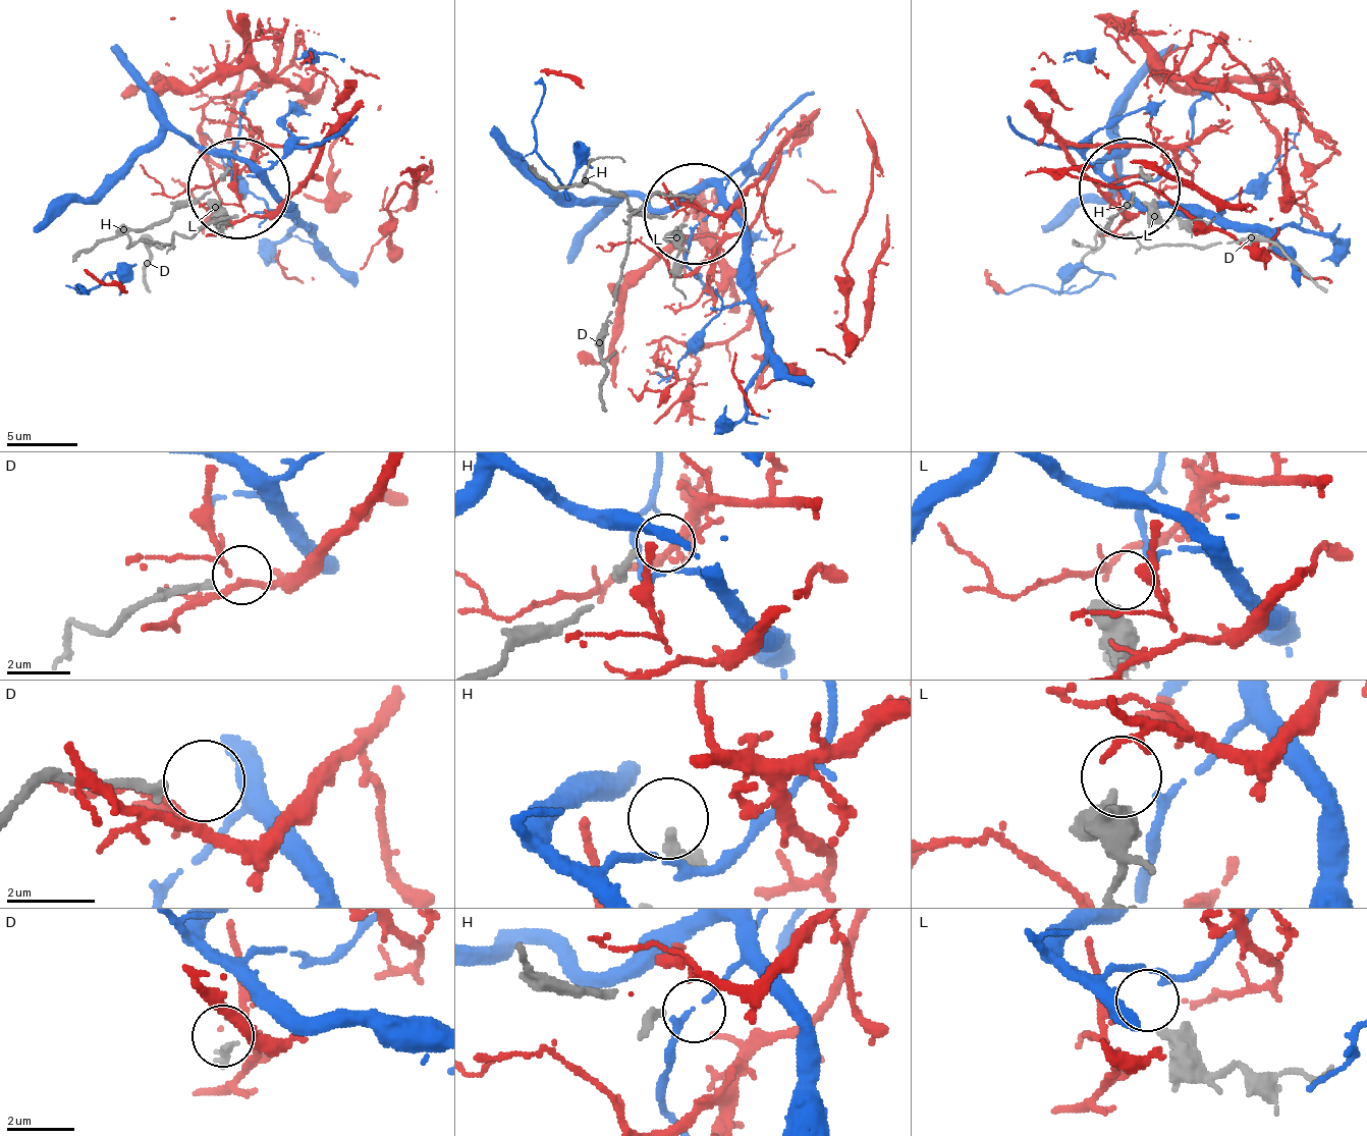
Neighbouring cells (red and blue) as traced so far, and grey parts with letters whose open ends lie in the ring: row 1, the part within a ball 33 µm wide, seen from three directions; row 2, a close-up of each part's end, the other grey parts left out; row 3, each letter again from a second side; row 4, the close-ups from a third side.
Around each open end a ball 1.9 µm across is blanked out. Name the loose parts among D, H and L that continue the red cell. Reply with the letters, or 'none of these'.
none of these

